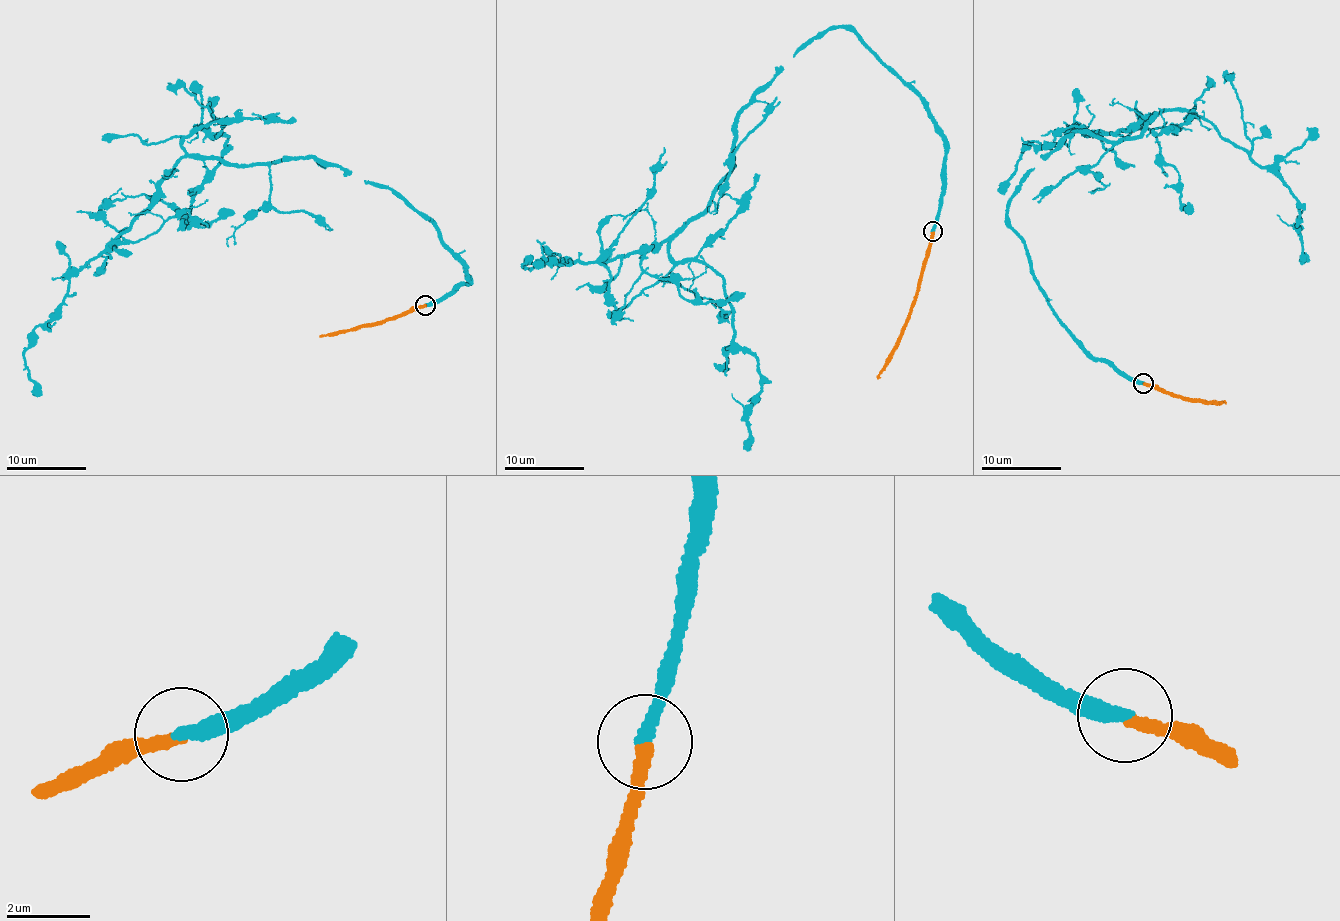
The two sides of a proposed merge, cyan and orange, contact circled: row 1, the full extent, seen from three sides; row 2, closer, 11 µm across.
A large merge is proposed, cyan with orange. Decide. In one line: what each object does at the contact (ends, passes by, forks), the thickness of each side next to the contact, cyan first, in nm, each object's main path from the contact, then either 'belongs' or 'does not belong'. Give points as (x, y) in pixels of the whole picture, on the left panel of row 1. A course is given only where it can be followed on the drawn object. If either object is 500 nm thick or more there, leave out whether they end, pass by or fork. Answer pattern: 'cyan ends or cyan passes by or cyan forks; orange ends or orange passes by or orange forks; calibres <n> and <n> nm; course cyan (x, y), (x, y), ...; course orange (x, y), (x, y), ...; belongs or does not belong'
cyan ends; orange ends; calibres 320 and 300 nm; course cyan (425, 304), (471, 274), (434, 222), (390, 189), (301, 155), (181, 159), (35, 328), (24, 359), (39, 396); course orange (425, 304), (319, 337); belongs

